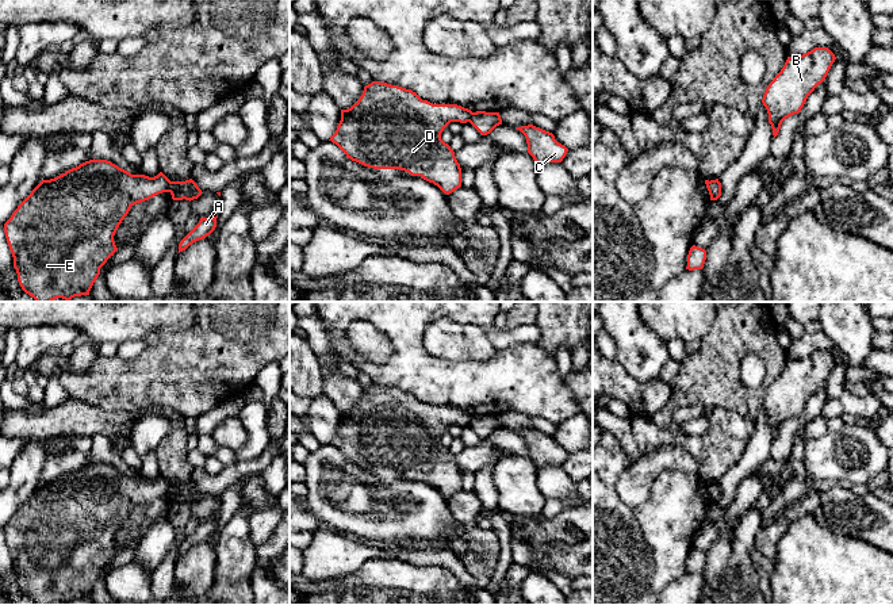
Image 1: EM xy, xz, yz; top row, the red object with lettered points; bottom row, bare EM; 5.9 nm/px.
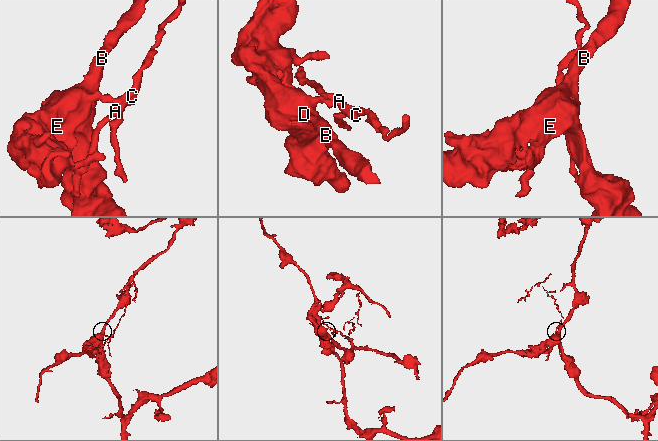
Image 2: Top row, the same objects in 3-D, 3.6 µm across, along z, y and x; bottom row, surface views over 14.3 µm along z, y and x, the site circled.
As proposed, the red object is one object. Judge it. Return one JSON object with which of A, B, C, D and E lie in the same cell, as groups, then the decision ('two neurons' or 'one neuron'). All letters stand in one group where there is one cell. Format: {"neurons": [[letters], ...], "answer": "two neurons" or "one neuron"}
{"neurons": [["A", "C"], ["B", "D", "E"]], "answer": "two neurons"}

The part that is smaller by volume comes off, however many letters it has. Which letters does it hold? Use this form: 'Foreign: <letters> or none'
Foreign: A, C

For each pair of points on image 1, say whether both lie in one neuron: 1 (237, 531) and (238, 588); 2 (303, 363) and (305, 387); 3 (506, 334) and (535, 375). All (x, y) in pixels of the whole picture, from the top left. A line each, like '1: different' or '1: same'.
1: same
2: same
3: different

